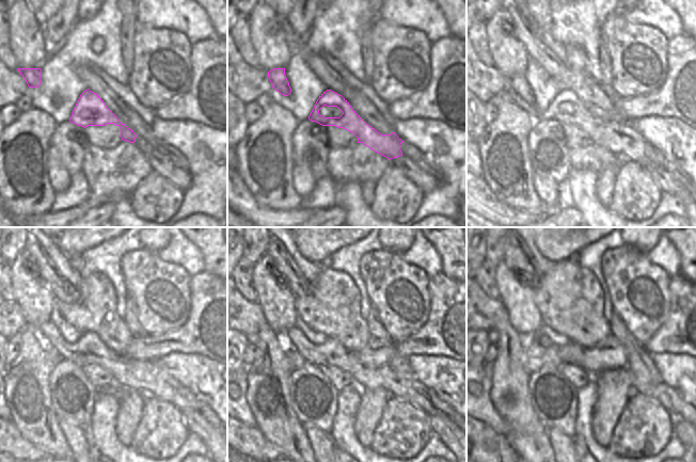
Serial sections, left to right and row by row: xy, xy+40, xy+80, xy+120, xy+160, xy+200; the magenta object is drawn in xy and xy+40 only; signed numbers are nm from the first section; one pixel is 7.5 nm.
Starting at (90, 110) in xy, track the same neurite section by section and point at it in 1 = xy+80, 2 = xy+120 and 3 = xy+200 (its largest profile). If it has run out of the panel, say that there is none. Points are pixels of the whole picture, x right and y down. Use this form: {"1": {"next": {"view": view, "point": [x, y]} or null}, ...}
{"1": {"next": {"view": "xy+80", "point": [621, 139]}}, "2": {"next": {"view": "xy+120", "point": [148, 378]}}, "3": {"next": {"view": "xy+200", "point": [666, 396]}}}

